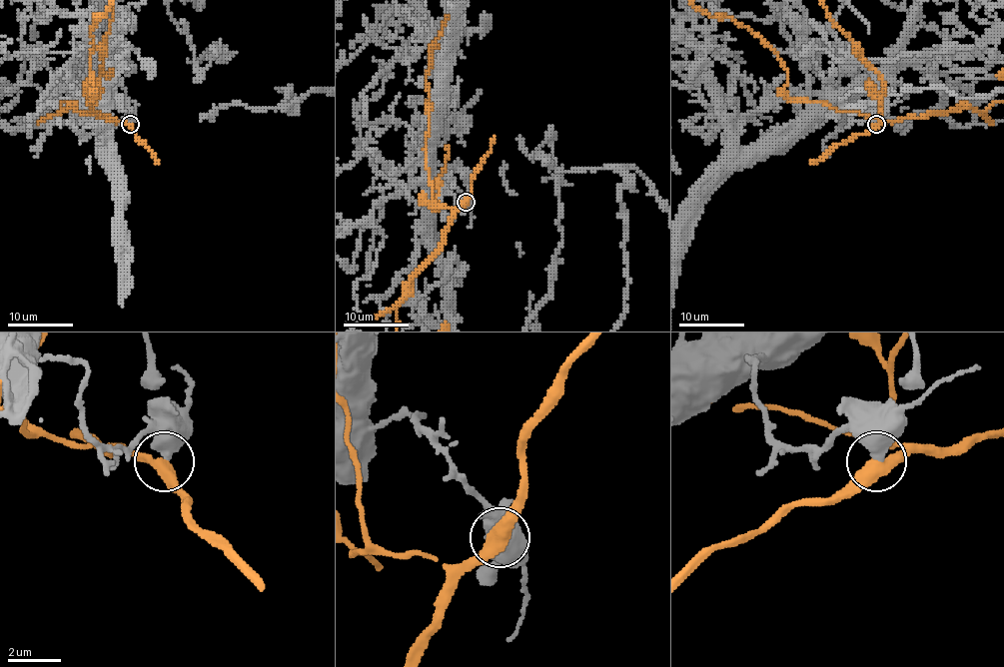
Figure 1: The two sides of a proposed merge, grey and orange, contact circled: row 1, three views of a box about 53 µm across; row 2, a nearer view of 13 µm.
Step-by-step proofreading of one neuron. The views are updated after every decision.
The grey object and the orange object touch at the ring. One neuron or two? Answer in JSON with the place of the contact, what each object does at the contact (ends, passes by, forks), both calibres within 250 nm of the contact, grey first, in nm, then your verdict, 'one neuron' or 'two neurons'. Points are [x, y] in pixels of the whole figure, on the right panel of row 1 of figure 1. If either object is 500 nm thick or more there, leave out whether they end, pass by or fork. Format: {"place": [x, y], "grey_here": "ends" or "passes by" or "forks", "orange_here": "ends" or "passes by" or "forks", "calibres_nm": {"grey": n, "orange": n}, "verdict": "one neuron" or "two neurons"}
{"place": [876, 124], "calibres_nm": {"grey": 650, "orange": 480}, "verdict": "two neurons"}

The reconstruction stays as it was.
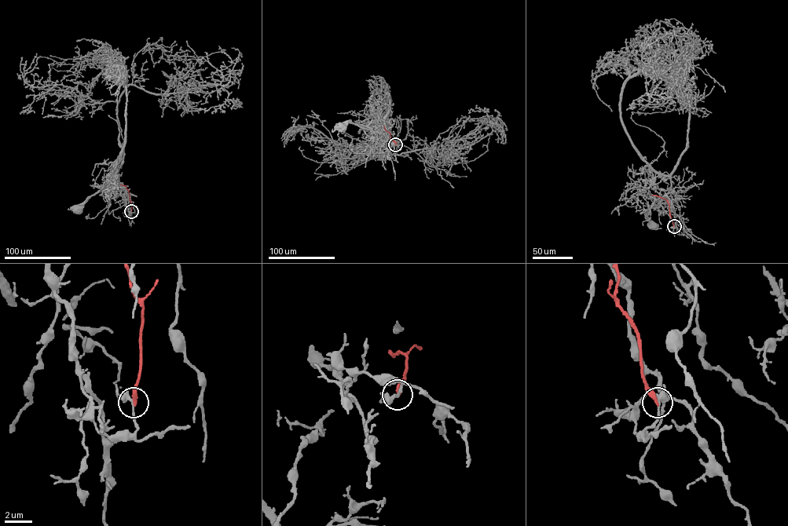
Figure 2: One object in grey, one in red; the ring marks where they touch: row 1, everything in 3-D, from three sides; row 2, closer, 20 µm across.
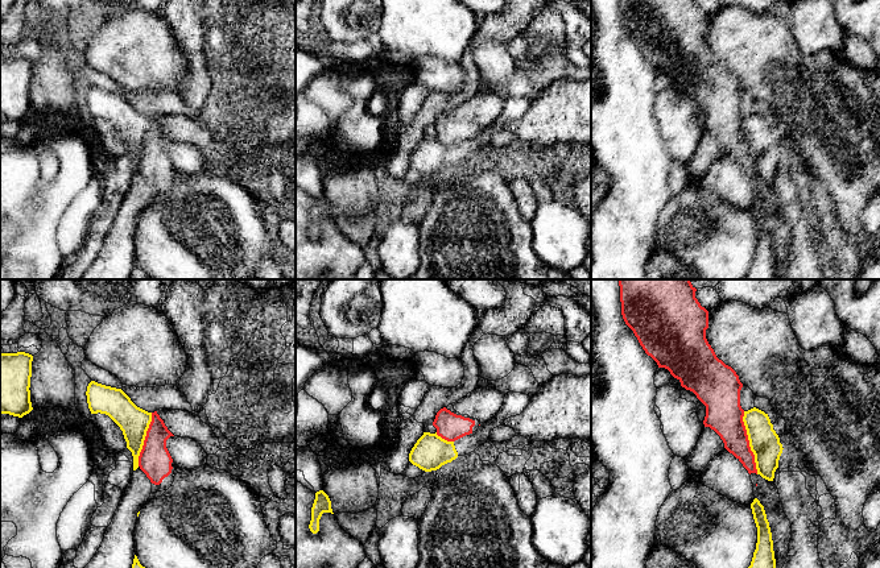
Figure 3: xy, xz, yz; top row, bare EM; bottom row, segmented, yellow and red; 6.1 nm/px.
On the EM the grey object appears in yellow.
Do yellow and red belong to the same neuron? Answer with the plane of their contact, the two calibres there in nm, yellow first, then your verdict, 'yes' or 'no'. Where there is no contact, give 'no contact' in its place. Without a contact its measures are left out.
yz | 180/220 nm | no

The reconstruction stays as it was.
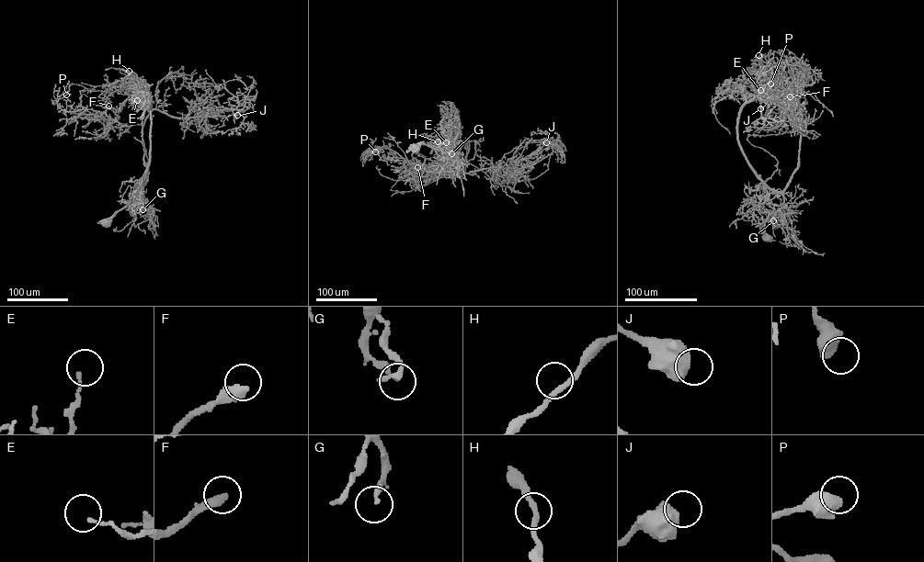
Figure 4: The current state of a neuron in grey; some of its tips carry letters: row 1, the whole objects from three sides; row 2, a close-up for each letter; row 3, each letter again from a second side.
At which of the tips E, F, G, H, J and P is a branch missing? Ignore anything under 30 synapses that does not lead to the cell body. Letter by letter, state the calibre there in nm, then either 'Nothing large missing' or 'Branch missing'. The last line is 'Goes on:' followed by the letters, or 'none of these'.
E: Thickness 120 nm. Nothing large missing
F: Thickness 400 nm. Branch missing
G: Thickness 200 nm. Nothing large missing
H: Thickness 200 nm. Nothing large missing
J: Thickness 750 nm. Nothing large missing
P: Thickness 650 nm. Nothing large missing
Goes on: F

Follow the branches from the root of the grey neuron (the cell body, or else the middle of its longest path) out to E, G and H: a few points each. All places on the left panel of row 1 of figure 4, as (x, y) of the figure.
E: (107, 224), (138, 196), (148, 163), (151, 115), (147, 105), (140, 107), (131, 104), (137, 100)
G: (107, 224), (136, 198), (142, 209)
H: (107, 224), (139, 195), (149, 160), (151, 115), (148, 91), (129, 71)

